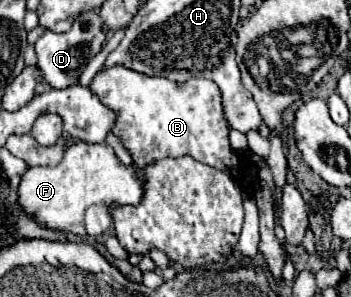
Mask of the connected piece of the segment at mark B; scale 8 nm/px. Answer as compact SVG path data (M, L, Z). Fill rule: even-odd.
M116 65L98 71L90 89L102 105L118 115L112 133L124 143L136 165L148 165L150 161L160 161L164 157L192 155L196 161L220 171L230 171L232 163L232 177L240 179L244 187L254 187L256 181L250 157L246 153L230 151L228 125L222 117L220 89L214 81L192 77L184 83L176 83L164 77L146 77Z

